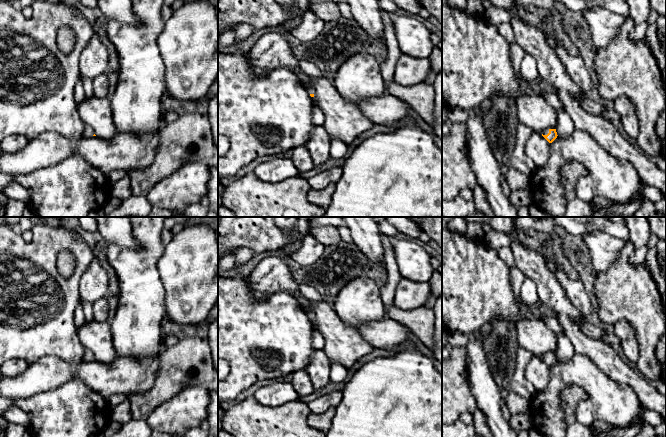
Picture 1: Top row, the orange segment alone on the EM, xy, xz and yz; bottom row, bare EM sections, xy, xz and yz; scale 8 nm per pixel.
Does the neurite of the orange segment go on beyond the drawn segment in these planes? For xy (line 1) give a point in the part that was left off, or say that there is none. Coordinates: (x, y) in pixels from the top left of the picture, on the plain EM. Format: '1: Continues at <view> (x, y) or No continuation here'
1: Continues at xy (88, 355)

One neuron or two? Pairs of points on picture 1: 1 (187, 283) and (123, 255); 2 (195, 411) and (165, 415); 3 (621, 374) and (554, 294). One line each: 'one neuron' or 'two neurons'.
1: two neurons
2: one neuron
3: one neuron

